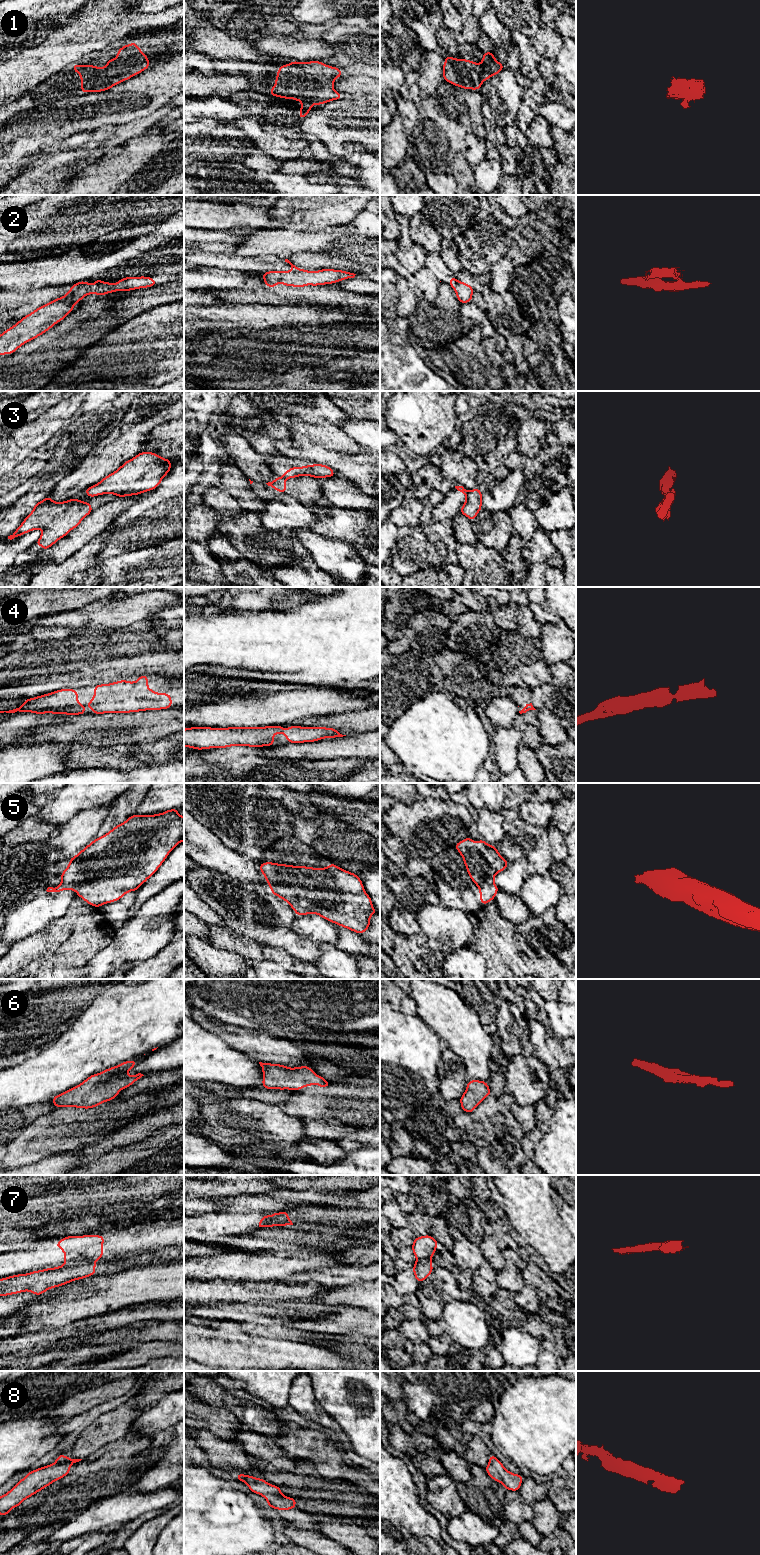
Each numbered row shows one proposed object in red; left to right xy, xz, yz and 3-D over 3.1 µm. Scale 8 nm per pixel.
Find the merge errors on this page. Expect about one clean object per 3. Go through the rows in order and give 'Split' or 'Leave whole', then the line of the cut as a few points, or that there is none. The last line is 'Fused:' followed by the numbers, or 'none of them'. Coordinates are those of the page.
1: Leave whole. No split
2: Split. Split along xz (299, 269), (289, 272)
3: Split. Split along yz (468, 491), (465, 494)
4: Leave whole. No split
5: Leave whole. No split
6: Leave whole. No split
7: Split. Split along xy (95, 1259), (69, 1262), (67, 1264)
8: Leave whole. No split
Fused: 2, 3, 7

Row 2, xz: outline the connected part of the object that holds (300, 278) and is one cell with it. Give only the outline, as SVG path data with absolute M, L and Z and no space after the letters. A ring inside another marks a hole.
M299 269L296 272L288 271L268 271L262 274L266 287L277 287L280 282L285 286L303 288L306 285L333 284L349 278L354 278L356 274L334 269L321 269L319 271L307 271Z

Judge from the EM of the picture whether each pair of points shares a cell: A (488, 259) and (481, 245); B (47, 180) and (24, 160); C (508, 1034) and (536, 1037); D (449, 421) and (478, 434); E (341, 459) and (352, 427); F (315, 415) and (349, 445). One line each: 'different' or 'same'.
A: same
B: different
C: different
D: different
E: different
F: different

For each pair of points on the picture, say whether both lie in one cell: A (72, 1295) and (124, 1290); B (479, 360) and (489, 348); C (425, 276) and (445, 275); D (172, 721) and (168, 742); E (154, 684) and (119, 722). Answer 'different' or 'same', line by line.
A: same
B: different
C: different
D: different
E: different

